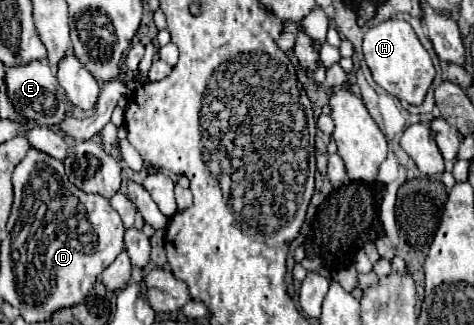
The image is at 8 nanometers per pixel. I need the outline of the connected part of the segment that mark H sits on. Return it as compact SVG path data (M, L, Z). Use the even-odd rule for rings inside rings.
M390 18L386 22L380 22L378 26L370 28L364 36L364 60L368 68L372 70L374 82L396 96L402 102L408 104L422 104L424 96L436 76L434 64L430 60L430 54L420 44L416 32L406 20Z

